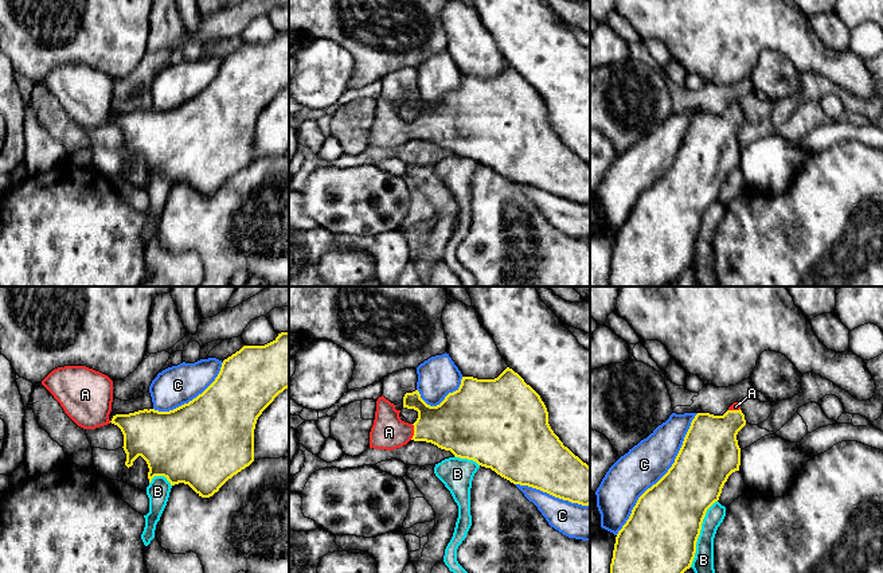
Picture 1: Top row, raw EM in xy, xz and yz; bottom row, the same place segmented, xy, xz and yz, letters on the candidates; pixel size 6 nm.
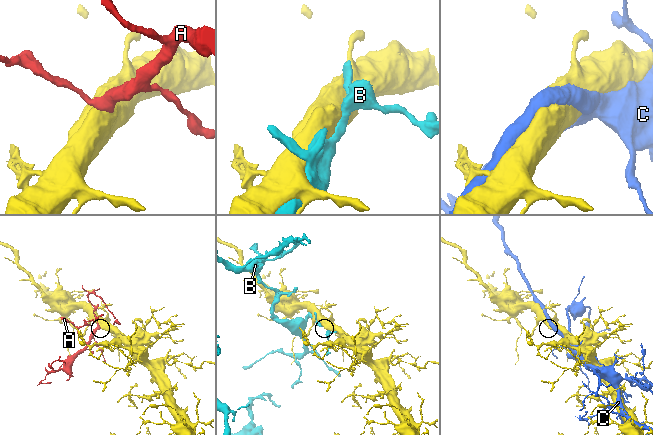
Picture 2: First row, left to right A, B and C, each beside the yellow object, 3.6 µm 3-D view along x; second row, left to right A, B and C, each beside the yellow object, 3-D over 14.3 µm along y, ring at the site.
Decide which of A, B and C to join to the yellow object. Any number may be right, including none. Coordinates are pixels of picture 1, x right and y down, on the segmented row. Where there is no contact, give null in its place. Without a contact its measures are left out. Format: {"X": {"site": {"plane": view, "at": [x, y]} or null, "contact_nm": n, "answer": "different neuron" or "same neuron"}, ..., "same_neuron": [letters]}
{"A": {"site": {"plane": "xz", "at": [414, 432]}, "contact_nm": 100, "answer": "same neuron"}, "B": {"site": {"plane": "yz", "at": [699, 534]}, "contact_nm": 440, "answer": "different neuron"}, "C": {"site": {"plane": "yz", "at": [664, 475]}, "contact_nm": 900, "answer": "different neuron"}, "same_neuron": ["A"]}

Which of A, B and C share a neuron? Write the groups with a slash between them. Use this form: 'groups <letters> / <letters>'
groups A / B / C

